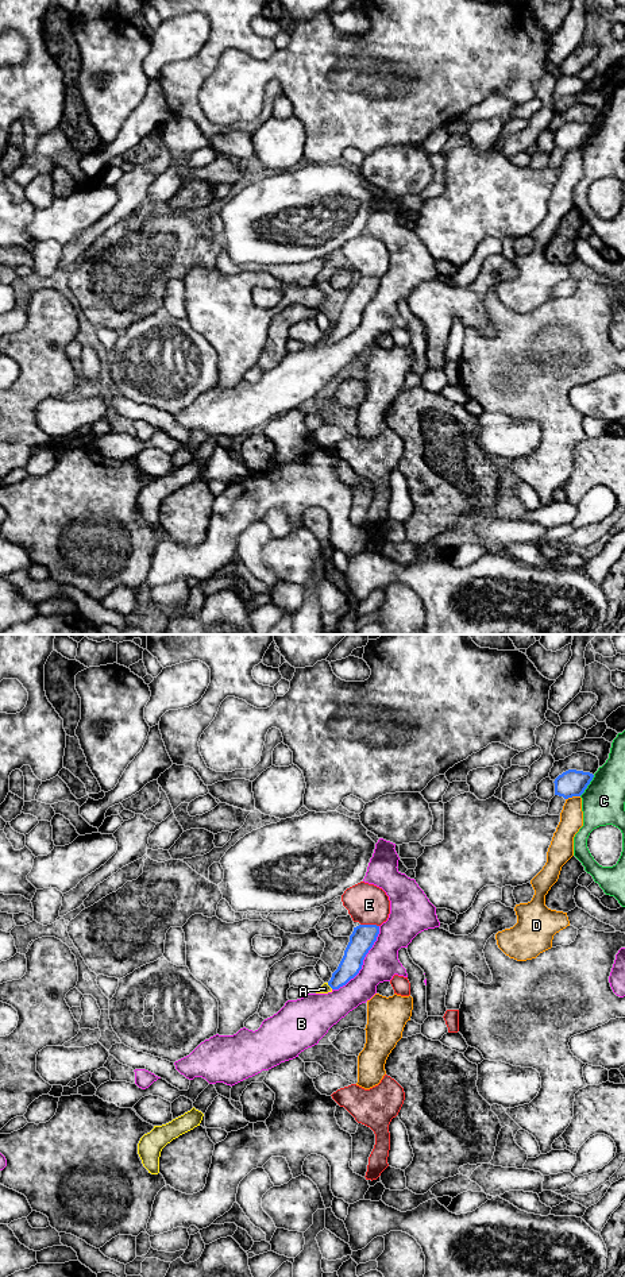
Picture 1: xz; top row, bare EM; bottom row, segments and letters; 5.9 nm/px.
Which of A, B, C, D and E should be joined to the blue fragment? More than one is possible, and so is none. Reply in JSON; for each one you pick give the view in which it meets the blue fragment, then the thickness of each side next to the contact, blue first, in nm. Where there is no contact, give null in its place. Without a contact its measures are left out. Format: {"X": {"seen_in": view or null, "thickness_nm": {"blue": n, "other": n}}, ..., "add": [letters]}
{"A": {"seen_in": "xz", "thickness_nm": {"blue": 130, "other": 60}}, "add": ["A"]}

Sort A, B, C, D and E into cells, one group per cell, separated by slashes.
A / B / C / D / E

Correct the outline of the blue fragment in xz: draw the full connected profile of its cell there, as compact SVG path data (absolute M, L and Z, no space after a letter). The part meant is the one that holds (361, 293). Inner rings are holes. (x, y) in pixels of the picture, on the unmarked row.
M359 277L354 279L337 321L332 325L331 332L324 335L316 346L332 344L354 331L362 321L363 312L377 293L378 286L379 278L377 277Z

